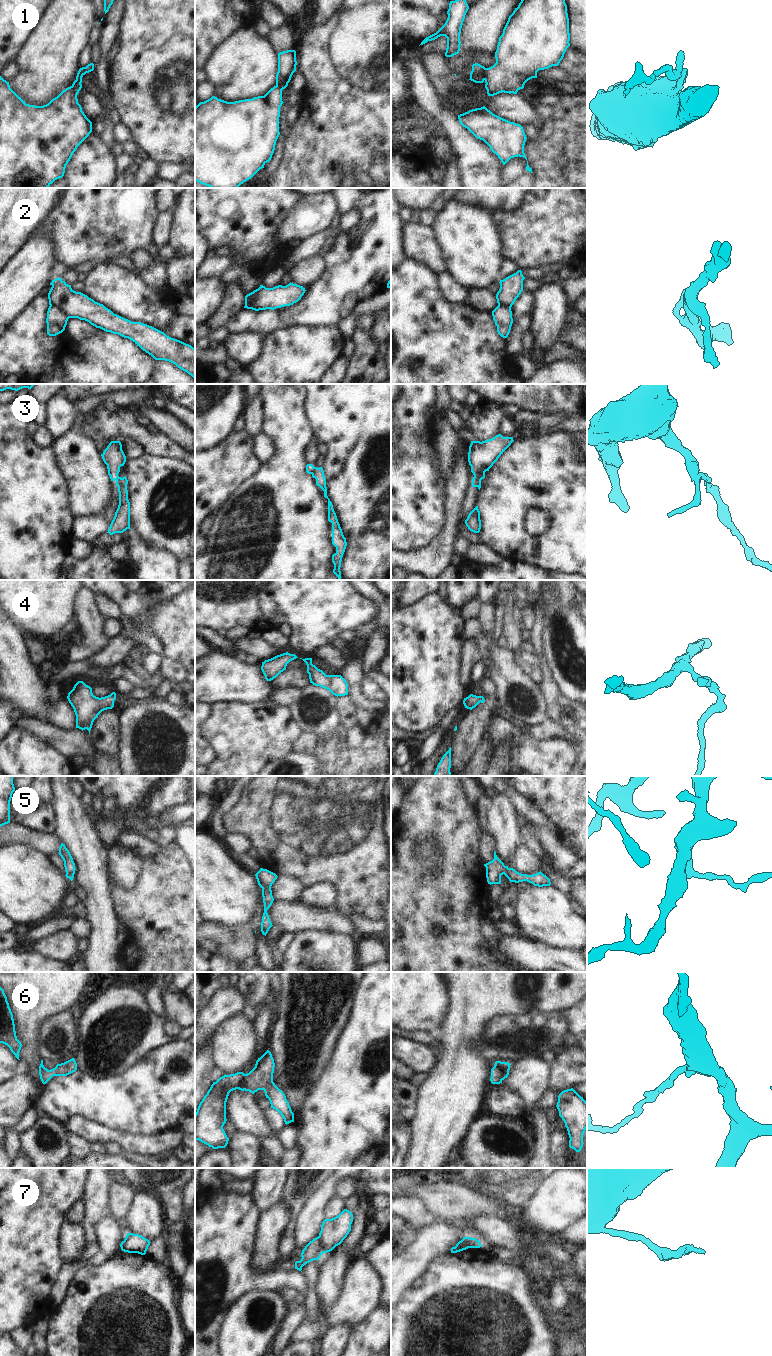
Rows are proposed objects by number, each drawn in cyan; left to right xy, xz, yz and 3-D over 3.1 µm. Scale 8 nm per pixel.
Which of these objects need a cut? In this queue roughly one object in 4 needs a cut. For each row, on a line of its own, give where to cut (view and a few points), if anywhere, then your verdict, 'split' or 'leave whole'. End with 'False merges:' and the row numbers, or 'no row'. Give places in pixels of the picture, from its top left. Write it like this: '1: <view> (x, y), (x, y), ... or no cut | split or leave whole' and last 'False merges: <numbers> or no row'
1: yz (487, 68), (484, 79) | split
2: xy (50, 305), (58, 307), (69, 317) | split
3: yz (484, 473), (479, 473), (474, 477) | split
4: no cut | leave whole
5: no cut | leave whole
6: no cut | leave whole
7: xz (318, 1236), (320, 1248), (323, 1252) | split
False merges: 1, 2, 3, 7

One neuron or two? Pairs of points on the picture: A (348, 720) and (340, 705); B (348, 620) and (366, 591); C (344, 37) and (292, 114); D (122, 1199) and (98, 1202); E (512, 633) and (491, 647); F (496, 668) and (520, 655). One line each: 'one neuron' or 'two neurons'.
A: one neuron
B: two neurons
C: two neurons
D: two neurons
E: two neurons
F: two neurons

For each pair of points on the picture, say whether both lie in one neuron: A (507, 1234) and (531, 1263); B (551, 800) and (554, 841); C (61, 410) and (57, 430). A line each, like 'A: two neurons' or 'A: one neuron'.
A: one neuron
B: two neurons
C: one neuron

